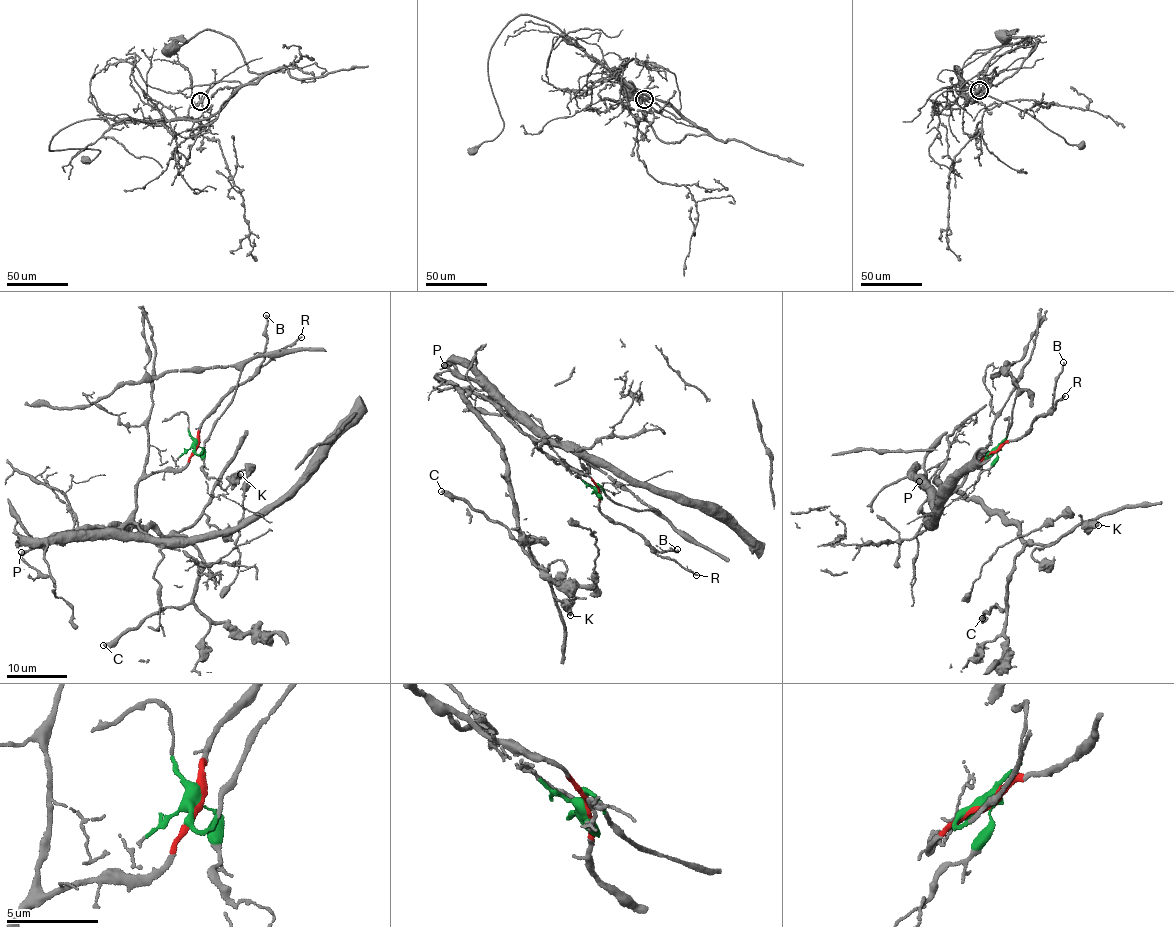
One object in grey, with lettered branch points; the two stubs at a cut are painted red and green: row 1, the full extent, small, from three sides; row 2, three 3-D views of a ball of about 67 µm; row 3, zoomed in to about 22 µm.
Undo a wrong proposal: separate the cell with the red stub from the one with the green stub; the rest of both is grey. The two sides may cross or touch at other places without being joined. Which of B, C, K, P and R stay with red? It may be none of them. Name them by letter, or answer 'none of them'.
B, C, K, R

